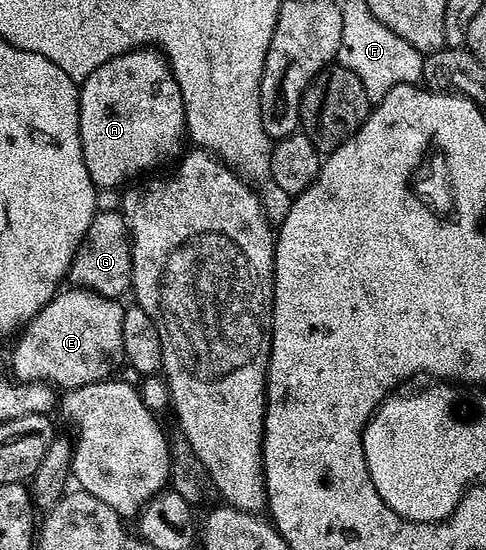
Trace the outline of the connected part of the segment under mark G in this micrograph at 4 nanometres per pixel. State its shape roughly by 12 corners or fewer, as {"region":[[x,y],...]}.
{"region":[[100,210],[71,262],[76,288],[119,299],[132,290],[131,236]]}

